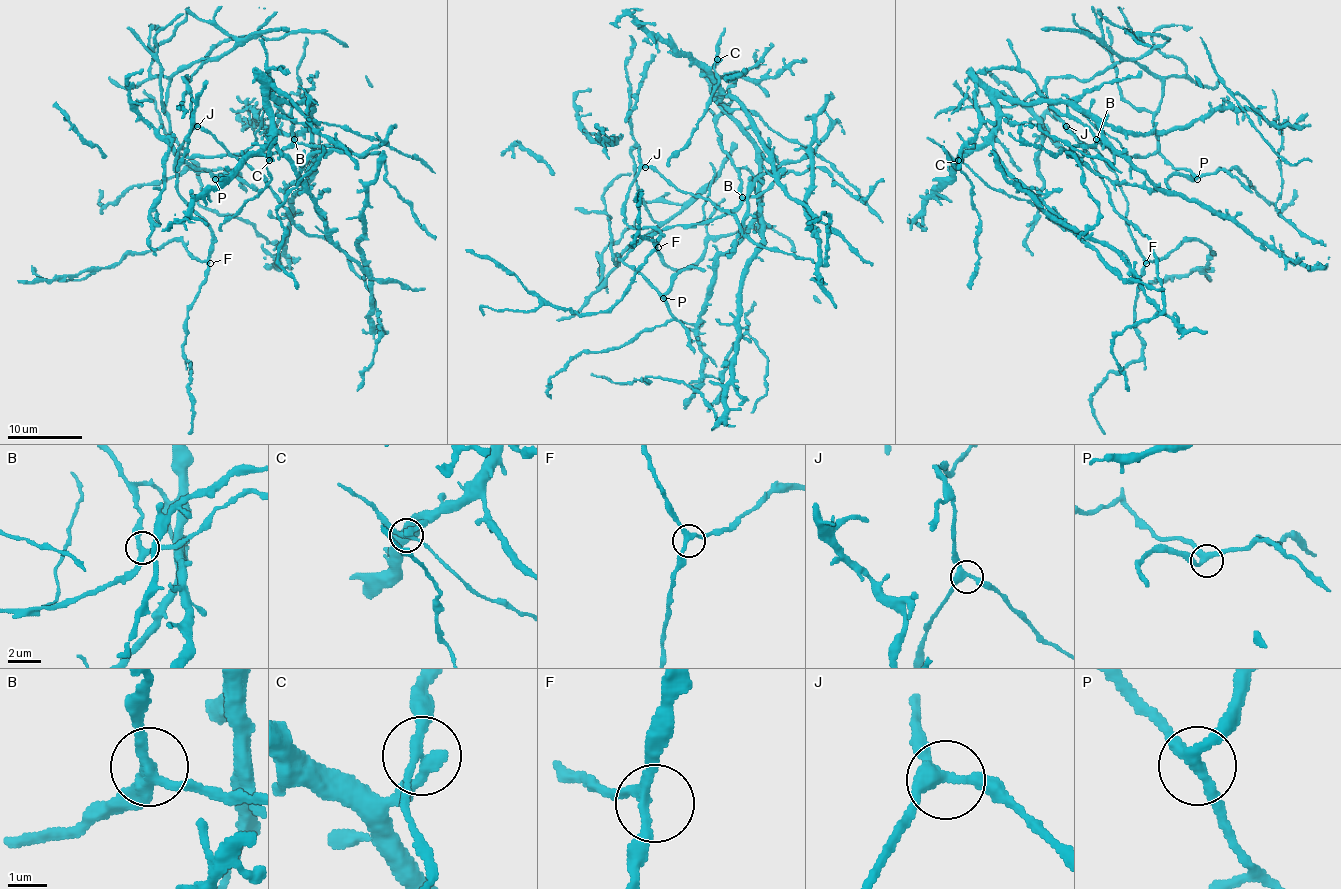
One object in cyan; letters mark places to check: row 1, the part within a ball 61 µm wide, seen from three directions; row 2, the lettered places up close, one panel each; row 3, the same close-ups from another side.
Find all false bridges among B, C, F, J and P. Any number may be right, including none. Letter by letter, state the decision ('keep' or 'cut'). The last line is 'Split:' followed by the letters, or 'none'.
B: keep
C: keep
F: keep
J: keep
P: keep
Split: none

